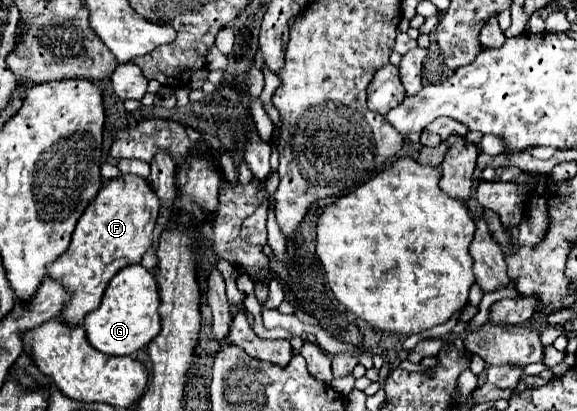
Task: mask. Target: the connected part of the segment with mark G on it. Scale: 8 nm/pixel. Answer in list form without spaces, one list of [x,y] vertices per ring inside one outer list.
[[[140,264],[126,266],[110,280],[102,304],[84,318],[84,330],[90,346],[110,356],[130,356],[136,350],[148,346],[160,332],[158,306],[160,298],[154,274]]]

